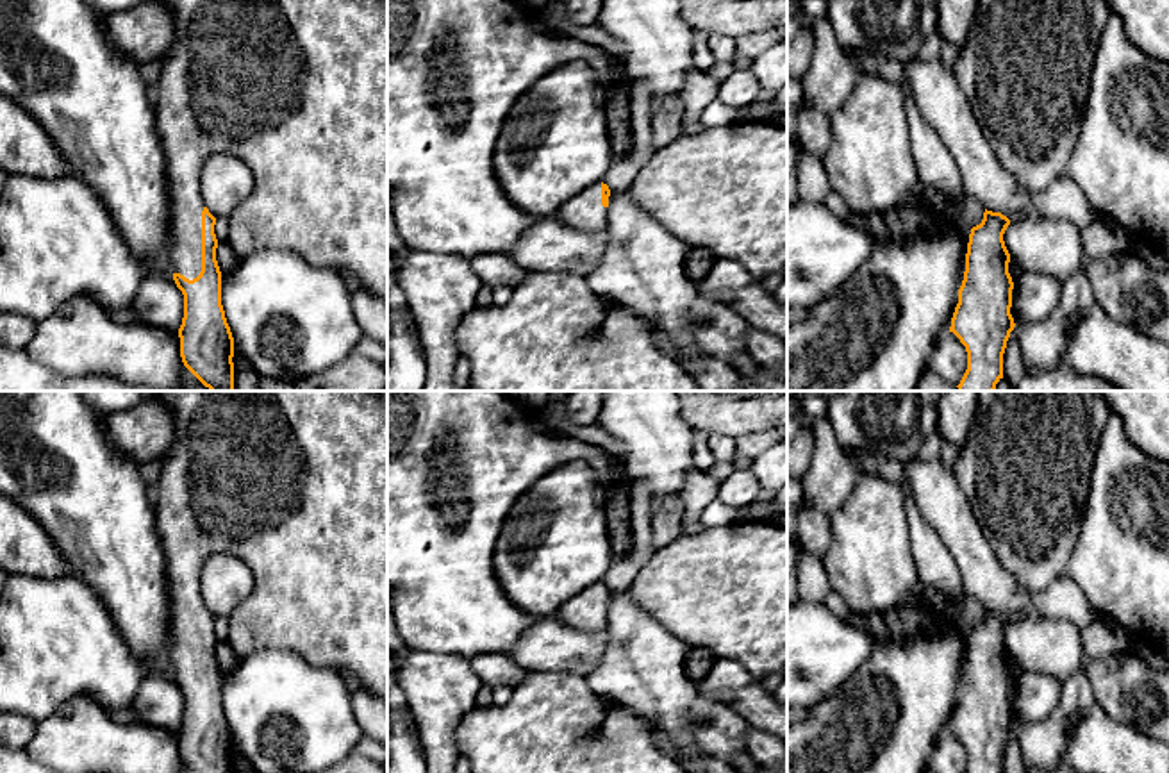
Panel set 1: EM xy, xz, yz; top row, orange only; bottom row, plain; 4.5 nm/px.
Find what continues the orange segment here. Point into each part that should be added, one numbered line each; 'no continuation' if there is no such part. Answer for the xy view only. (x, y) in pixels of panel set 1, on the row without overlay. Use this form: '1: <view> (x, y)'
1: xy (293, 482)

